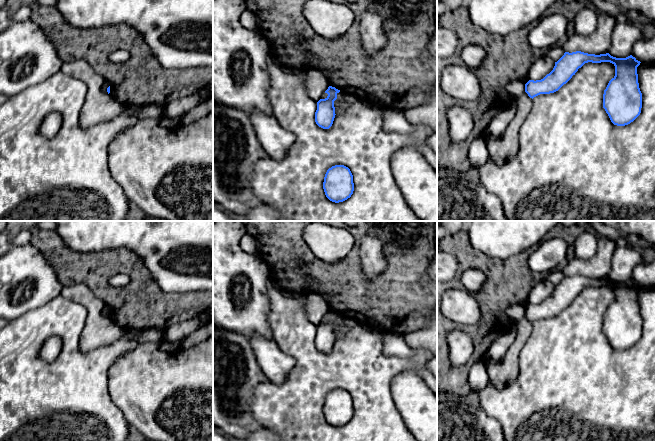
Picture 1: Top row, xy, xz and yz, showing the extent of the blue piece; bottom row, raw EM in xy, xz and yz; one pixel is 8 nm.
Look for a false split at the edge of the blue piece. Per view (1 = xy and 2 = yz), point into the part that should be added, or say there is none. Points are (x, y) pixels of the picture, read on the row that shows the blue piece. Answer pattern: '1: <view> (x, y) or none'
1: none
2: none

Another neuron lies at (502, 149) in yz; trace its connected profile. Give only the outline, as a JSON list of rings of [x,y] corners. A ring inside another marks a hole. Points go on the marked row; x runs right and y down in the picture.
[[[524,92],[515,102],[516,112],[507,125],[503,135],[497,139],[489,139],[487,144],[488,156],[498,165],[515,157],[519,150],[519,132],[521,125],[530,113],[533,100]]]

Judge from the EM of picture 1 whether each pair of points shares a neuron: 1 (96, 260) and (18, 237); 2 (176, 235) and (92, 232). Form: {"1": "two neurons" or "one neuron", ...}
{"1": "two neurons", "2": "one neuron"}

